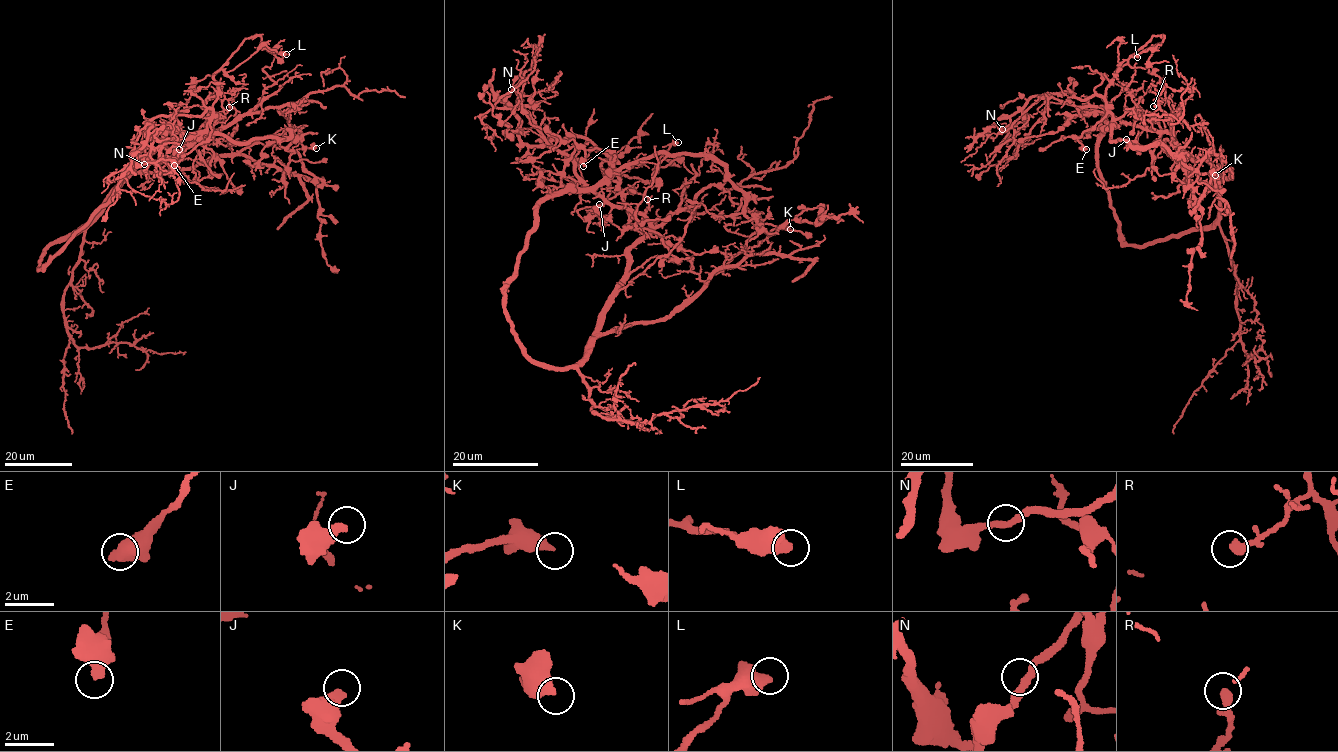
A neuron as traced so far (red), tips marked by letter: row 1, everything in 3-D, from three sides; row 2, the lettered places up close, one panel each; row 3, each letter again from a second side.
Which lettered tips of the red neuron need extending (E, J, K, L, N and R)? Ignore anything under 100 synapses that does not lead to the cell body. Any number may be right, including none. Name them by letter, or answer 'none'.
none

